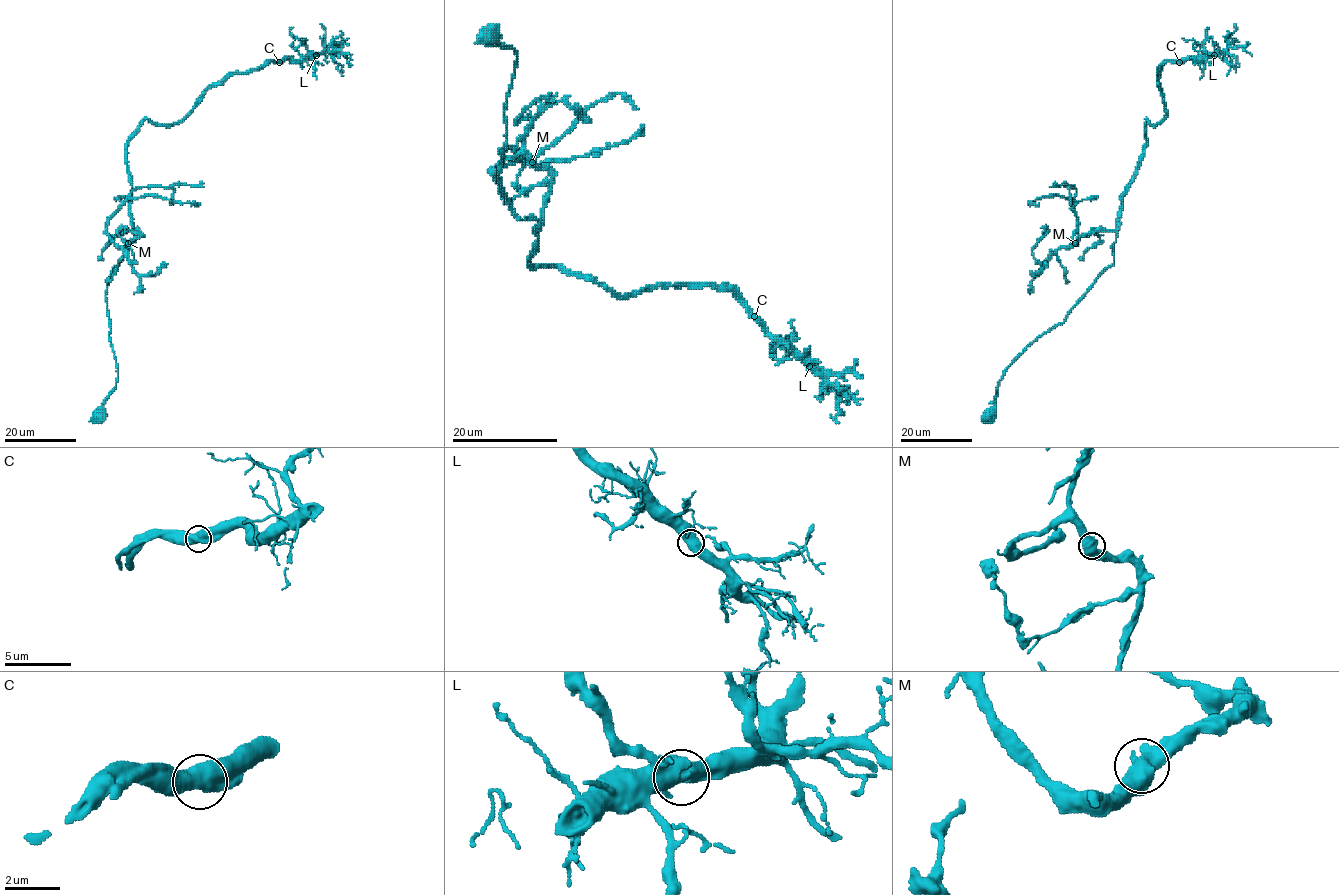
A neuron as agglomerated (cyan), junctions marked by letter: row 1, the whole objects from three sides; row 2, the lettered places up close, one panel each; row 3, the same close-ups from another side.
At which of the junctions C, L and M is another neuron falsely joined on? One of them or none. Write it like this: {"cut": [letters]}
{"cut": []}

